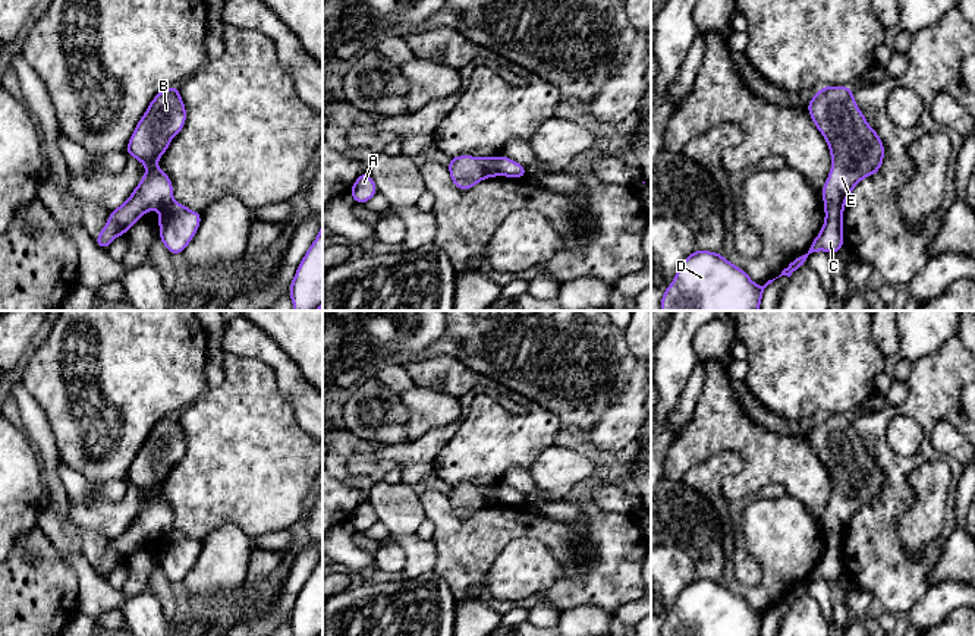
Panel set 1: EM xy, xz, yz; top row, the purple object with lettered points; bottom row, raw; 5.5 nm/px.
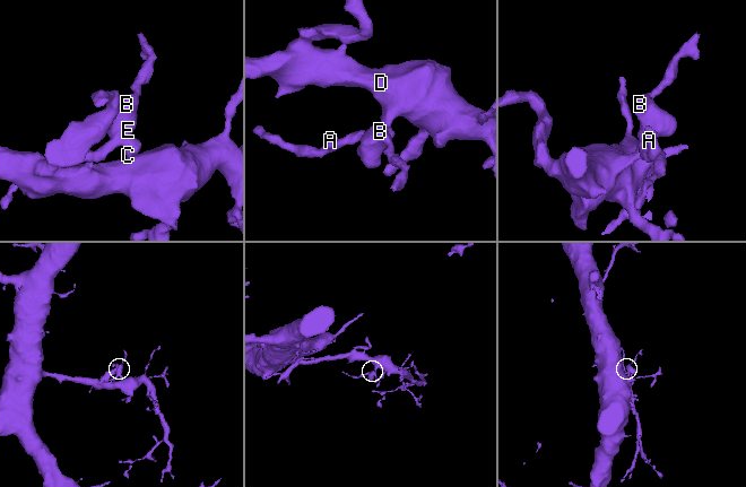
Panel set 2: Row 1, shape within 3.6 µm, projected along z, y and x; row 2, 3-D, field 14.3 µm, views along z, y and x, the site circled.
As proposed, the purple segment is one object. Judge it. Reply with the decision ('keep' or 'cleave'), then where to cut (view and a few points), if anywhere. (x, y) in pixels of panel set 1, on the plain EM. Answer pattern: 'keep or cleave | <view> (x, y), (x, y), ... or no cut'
cleave | yz (824, 531), (839, 531), (843, 534)

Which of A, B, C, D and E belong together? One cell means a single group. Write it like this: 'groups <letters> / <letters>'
groups A B E / C D

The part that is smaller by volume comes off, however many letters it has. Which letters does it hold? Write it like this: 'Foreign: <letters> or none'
Foreign: A, B, E

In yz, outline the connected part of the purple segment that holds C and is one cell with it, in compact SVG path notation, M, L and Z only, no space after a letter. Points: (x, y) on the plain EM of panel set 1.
M824 532L825 548L824 548L821 560L814 567L808 579L803 583L795 586L781 599L779 605L781 604L790 605L799 595L805 594L808 589L808 585L817 579L825 579L825 580L830 580L831 583L837 583L840 576L845 573L843 538L845 538L845 533L840 533L840 532Z

